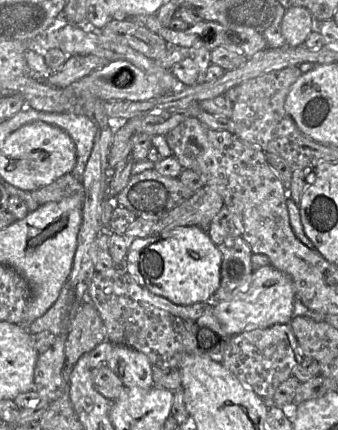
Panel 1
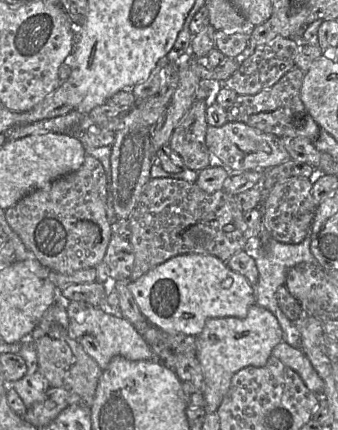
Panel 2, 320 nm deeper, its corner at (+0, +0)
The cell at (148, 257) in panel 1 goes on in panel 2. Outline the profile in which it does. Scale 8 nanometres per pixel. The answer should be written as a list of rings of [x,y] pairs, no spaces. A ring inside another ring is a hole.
[[[181,254],[156,266],[139,279],[128,281],[131,292],[147,321],[167,334],[184,334],[198,337],[210,318],[245,318],[249,308],[256,304],[254,288],[245,277],[229,269],[225,262],[210,254]]]

